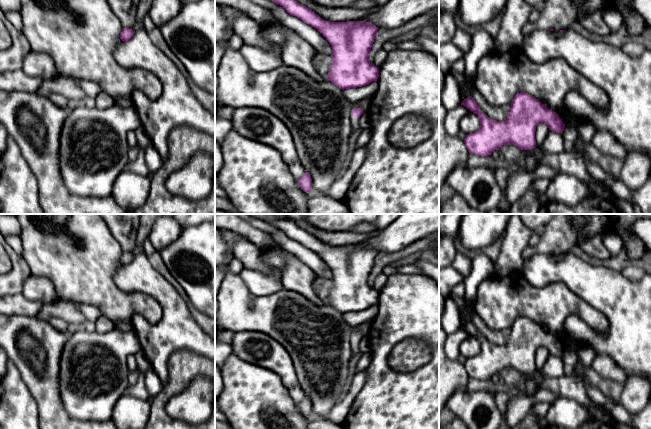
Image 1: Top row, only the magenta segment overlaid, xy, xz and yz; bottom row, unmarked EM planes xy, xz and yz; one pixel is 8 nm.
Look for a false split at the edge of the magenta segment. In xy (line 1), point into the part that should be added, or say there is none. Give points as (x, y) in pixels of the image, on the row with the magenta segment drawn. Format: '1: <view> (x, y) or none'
1: none

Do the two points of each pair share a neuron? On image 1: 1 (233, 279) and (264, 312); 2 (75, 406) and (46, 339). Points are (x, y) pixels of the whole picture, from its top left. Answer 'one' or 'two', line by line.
1: one
2: two

